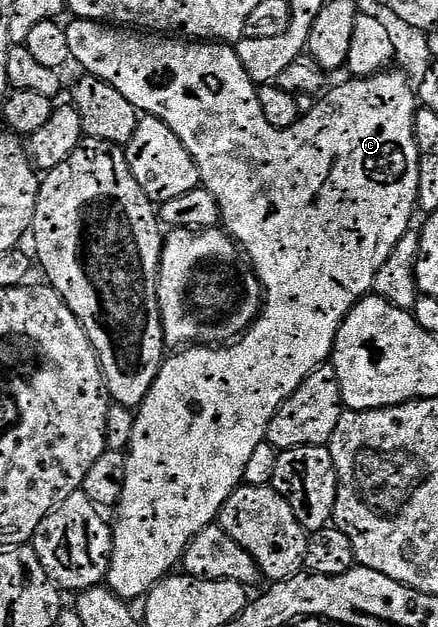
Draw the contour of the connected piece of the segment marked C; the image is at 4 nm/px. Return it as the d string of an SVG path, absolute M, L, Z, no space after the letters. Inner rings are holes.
M73 18L71 22L72 24L67 24L67 26L64 27L64 32L66 33L66 41L70 41L70 53L72 54L72 59L75 60L75 62L80 62L81 65L85 67L83 70L87 72L87 74L98 77L102 81L109 83L114 89L118 89L118 93L122 93L122 97L126 97L126 101L130 101L130 105L134 105L137 112L143 113L144 115L152 115L155 119L161 119L163 123L170 125L170 129L182 141L182 145L186 145L190 157L198 165L198 169L200 170L201 184L218 201L223 230L227 231L228 234L236 240L237 244L239 244L239 246L246 252L252 270L255 271L256 276L260 278L260 285L262 288L262 306L260 308L260 314L256 316L251 327L249 327L239 339L235 340L231 345L189 345L183 349L177 350L175 353L169 354L160 367L160 372L154 381L154 385L150 389L150 393L145 397L144 402L140 404L138 410L135 412L135 415L137 415L136 424L132 427L132 448L127 448L126 451L128 457L128 464L126 465L126 481L124 482L124 488L122 489L122 497L114 508L116 523L114 519L114 526L112 527L112 563L108 567L106 585L120 599L125 601L133 601L132 599L137 599L137 601L140 601L147 596L148 592L151 591L157 583L162 582L163 579L167 579L169 575L177 570L178 564L183 560L186 549L190 545L190 541L194 537L198 537L198 533L202 533L202 529L213 526L213 524L219 520L220 510L224 508L228 498L235 493L237 487L244 483L246 461L250 461L254 449L258 449L258 445L267 440L268 426L270 425L272 418L276 415L276 410L279 409L279 407L282 406L282 404L284 404L298 388L300 388L302 381L306 381L306 377L310 377L310 373L314 373L317 369L325 366L325 364L329 362L332 346L334 345L336 334L342 325L342 321L348 318L350 309L354 309L356 302L359 299L364 298L365 295L369 294L369 292L375 288L378 269L382 269L382 265L386 265L386 257L390 257L390 253L394 253L394 245L398 245L398 241L402 241L402 237L413 226L412 214L417 214L418 211L416 205L416 198L418 197L418 165L420 164L420 156L422 154L420 147L415 141L415 115L418 110L418 95L409 83L407 76L405 76L399 69L382 71L379 75L372 75L368 79L352 77L347 80L349 83L344 83L341 87L334 88L333 91L331 91L331 89L325 90L322 97L316 99L314 109L310 109L310 113L303 115L293 127L287 127L286 129L279 131L278 129L274 129L274 125L270 125L270 121L266 121L266 117L262 117L262 105L258 105L257 84L253 83L252 78L246 73L246 69L242 69L242 61L238 61L235 46L219 41L181 41L179 38L165 37L160 33L145 33L140 29L129 29L124 25L98 23L94 19Z

